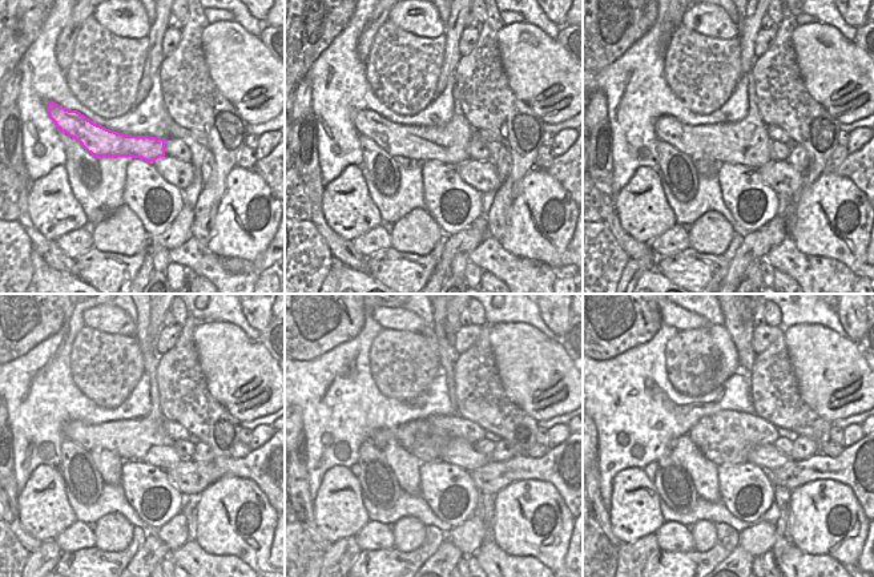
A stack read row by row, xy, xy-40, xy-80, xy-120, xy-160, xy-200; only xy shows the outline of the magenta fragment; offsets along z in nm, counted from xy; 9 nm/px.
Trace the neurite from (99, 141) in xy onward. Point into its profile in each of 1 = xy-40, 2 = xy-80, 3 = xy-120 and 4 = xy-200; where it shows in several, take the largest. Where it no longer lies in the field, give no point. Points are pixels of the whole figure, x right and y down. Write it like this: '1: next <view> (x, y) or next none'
1: next xy-40 (448, 144)
2: next xy-80 (746, 141)
3: next xy-120 (145, 439)
4: next xy-200 (766, 456)

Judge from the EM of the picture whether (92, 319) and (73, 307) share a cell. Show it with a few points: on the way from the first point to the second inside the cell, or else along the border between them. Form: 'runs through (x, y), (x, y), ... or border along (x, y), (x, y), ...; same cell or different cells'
border along (91, 307), (83, 313), (83, 325); different cells

